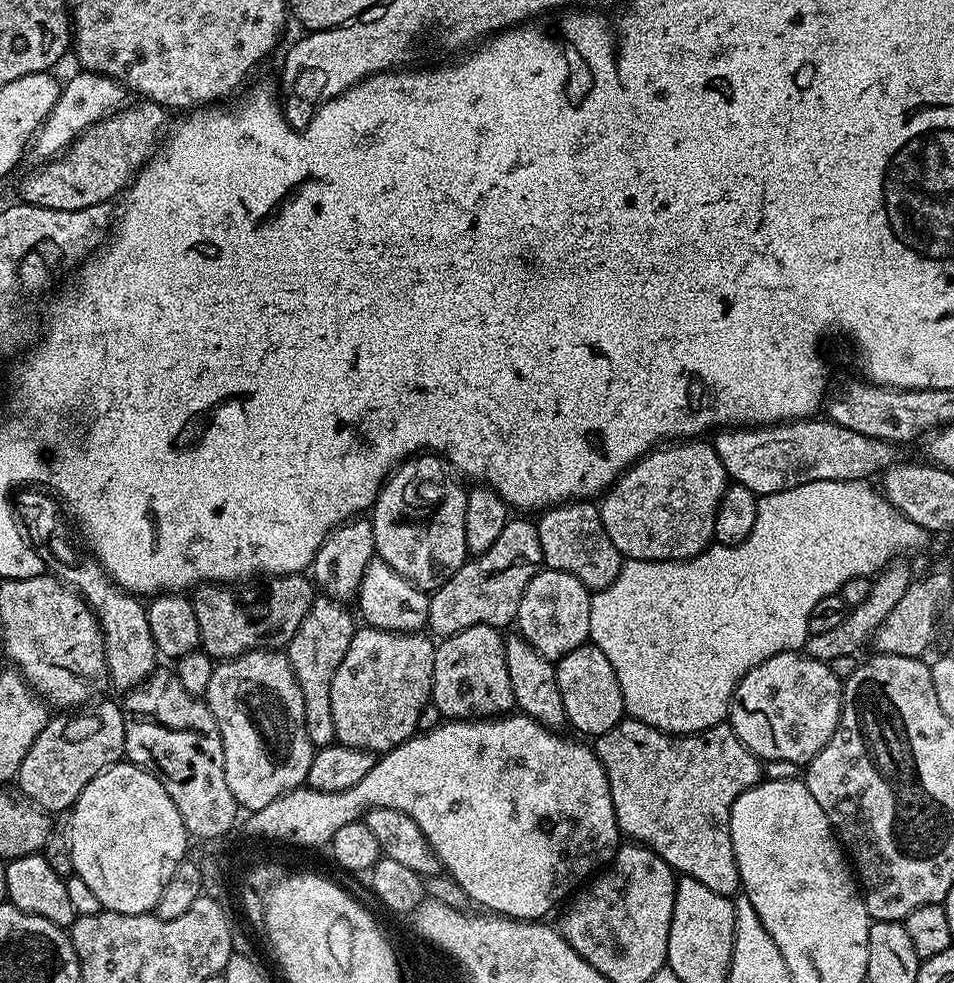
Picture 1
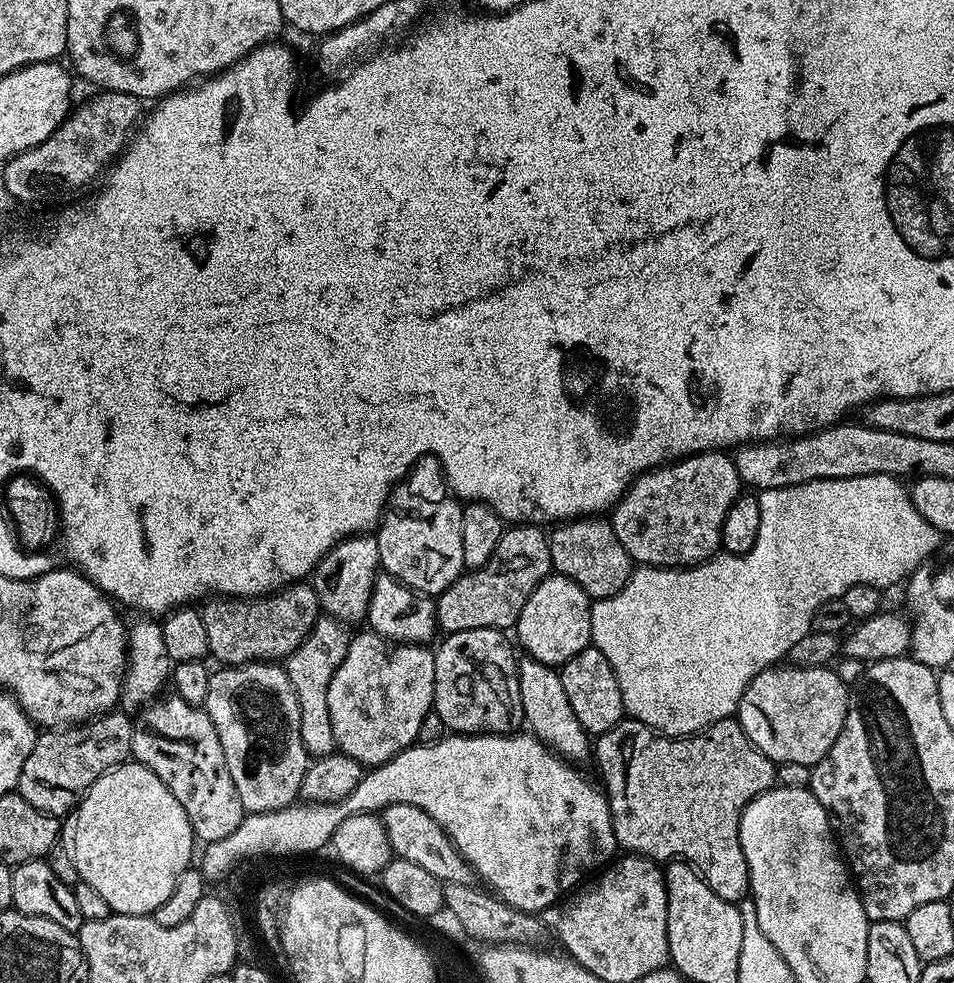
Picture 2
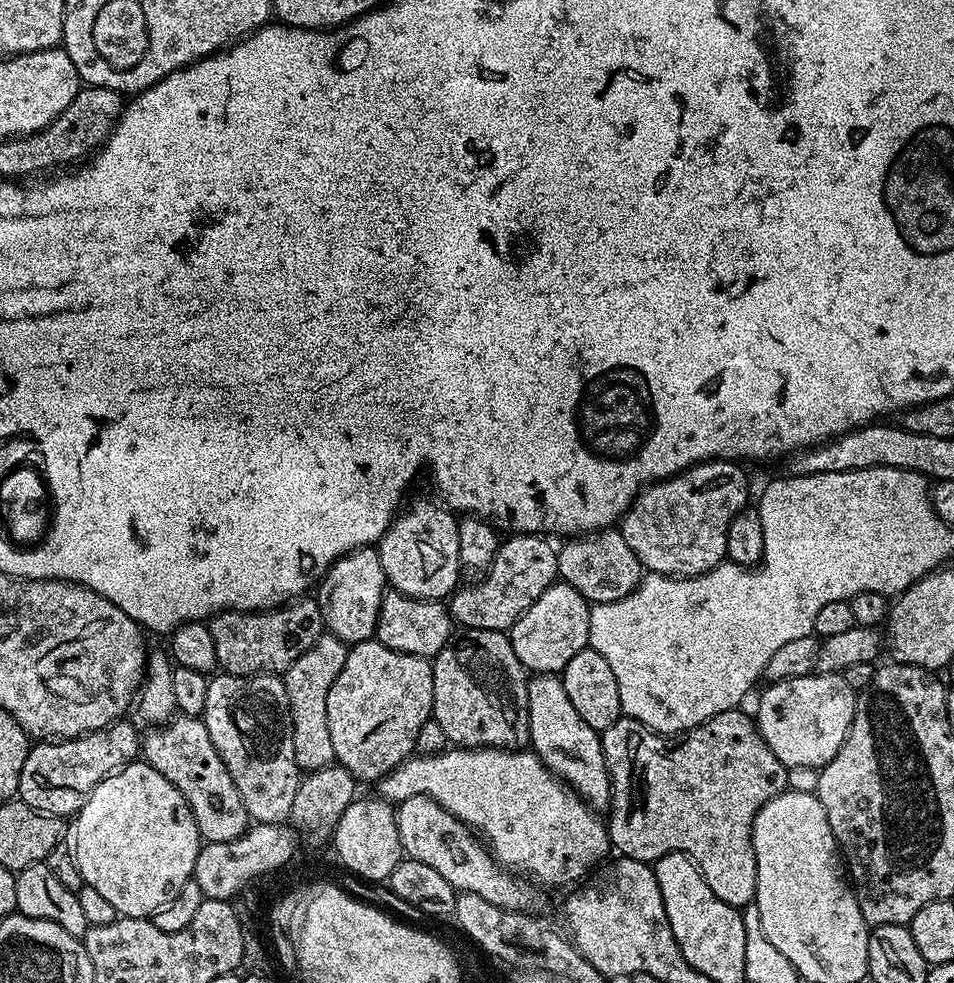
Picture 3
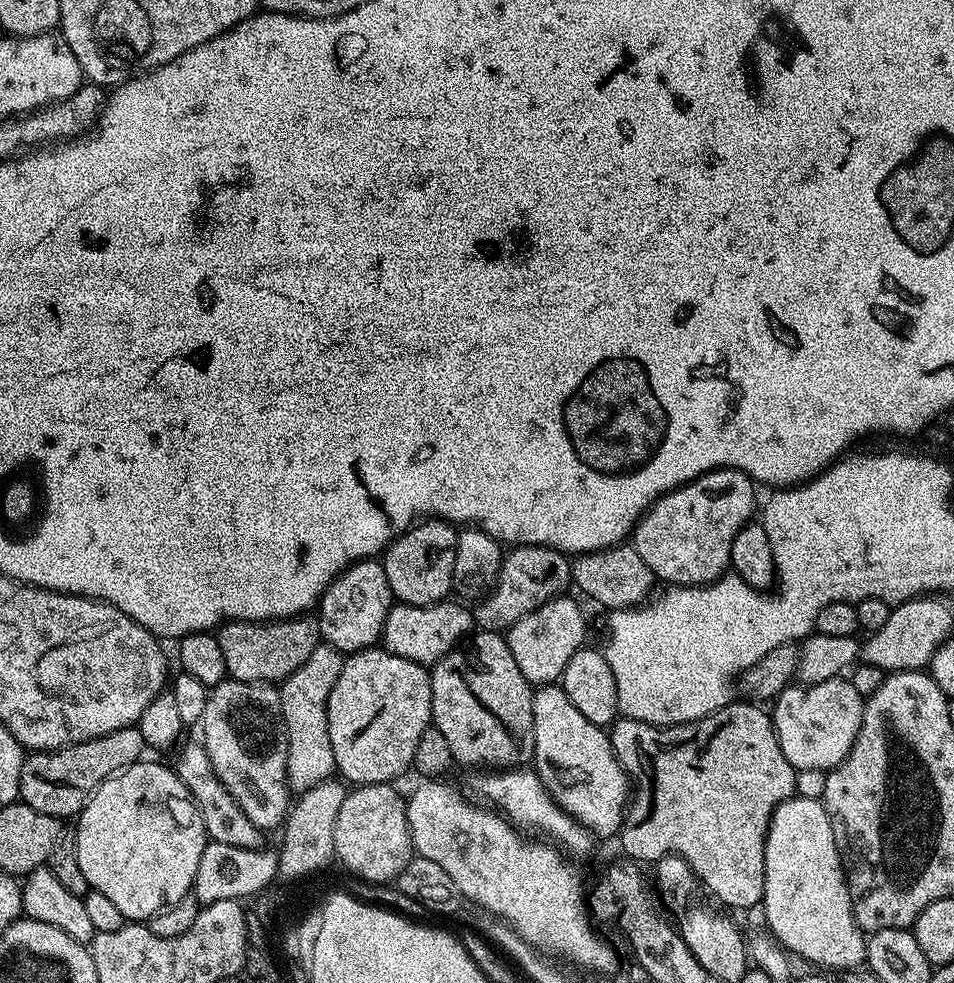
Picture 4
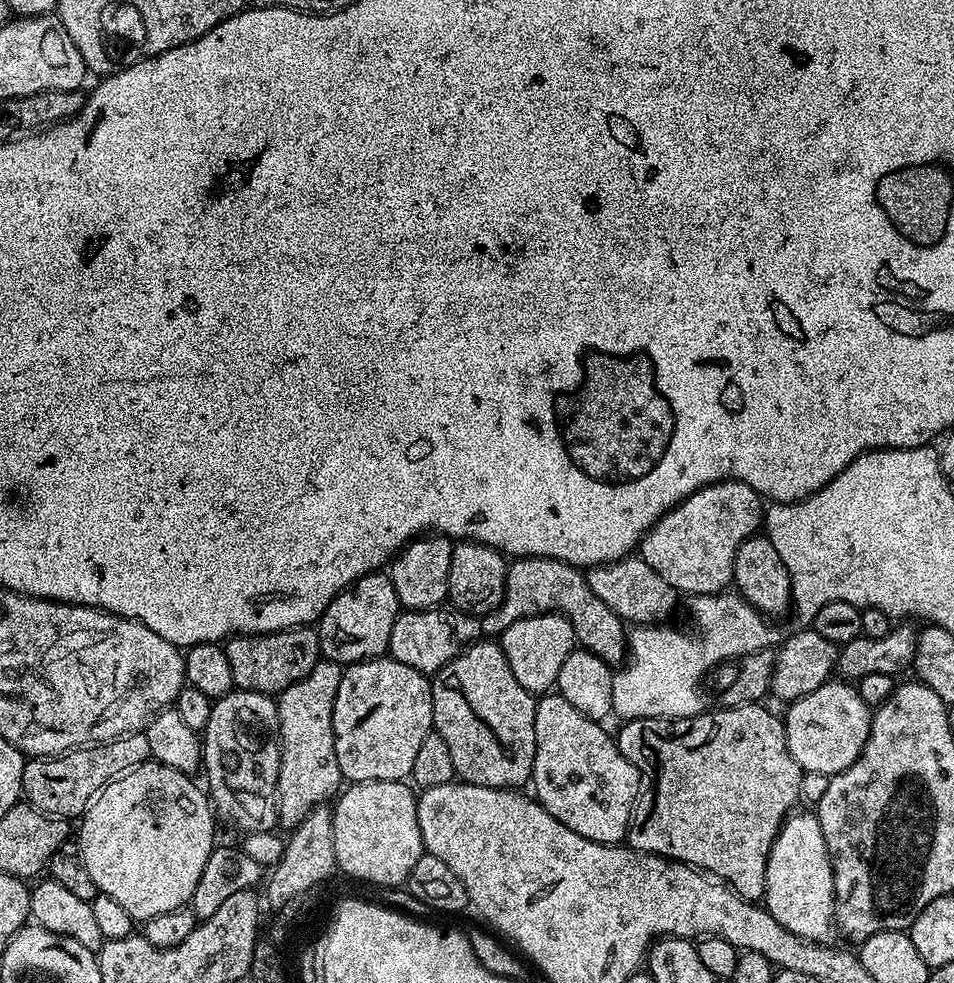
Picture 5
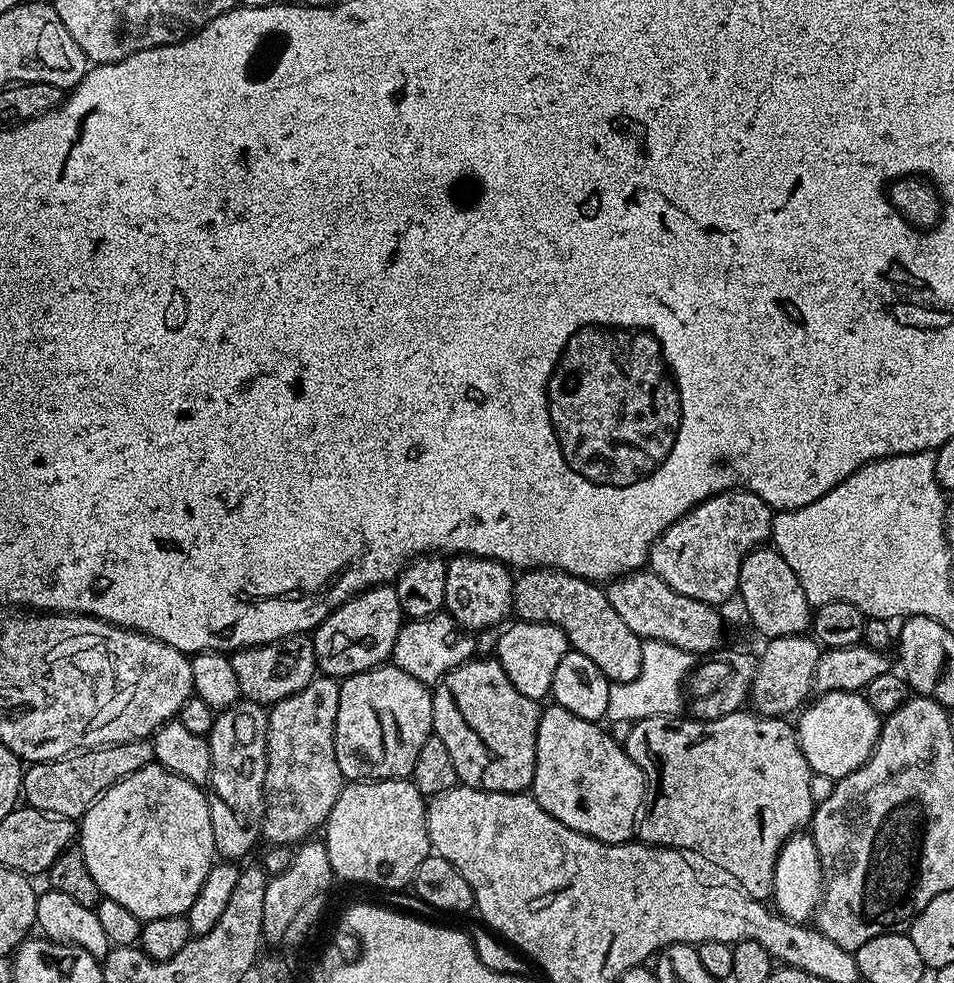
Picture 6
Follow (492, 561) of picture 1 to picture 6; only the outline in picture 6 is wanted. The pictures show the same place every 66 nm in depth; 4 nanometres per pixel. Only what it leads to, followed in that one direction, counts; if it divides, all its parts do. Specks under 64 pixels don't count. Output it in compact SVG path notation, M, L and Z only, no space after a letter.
M529 568L515 577L512 585L512 611L522 620L558 626L562 634L566 634L571 651L586 654L586 658L590 658L590 662L594 662L594 666L606 674L609 682L621 684L640 676L644 645L634 630L630 630L630 626L618 618L614 606L610 606L607 591L599 583L554 568Z

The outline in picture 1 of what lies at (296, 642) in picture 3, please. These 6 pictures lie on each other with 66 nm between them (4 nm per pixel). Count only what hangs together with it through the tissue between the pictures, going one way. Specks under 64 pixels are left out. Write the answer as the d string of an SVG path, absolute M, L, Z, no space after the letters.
M304 574L270 576L239 586L201 584L190 596L198 618L200 648L216 662L231 660L246 652L257 652L260 648L283 649L294 638L298 626L302 626L302 618L306 618L317 595L313 581Z

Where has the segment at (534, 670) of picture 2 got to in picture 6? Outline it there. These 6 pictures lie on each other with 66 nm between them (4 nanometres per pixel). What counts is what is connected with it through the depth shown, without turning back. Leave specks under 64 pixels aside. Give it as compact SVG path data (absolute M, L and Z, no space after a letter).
M555 703L545 707L538 722L536 765L530 795L546 814L558 818L562 826L570 826L570 830L578 830L578 834L586 834L598 842L627 844L638 832L638 821L646 803L646 777L625 752L623 743L600 727L597 721L578 718L578 714L570 714L570 710Z

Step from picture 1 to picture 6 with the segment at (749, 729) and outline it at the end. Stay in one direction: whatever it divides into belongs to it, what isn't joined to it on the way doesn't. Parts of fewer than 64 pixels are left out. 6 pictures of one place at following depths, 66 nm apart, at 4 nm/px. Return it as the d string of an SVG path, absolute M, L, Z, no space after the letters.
M825 692L817 695L799 716L800 721L795 721L794 727L806 762L813 773L826 774L826 778L834 781L841 780L865 764L880 737L882 718L860 692Z

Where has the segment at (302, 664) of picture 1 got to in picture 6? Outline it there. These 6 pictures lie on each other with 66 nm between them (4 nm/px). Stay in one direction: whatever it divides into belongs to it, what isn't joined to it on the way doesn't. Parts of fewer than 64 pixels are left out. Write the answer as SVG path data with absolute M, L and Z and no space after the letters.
M317 675L316 679L306 686L306 690L298 690L290 698L271 705L268 712L268 765L266 766L266 782L264 783L264 830L263 839L272 846L296 846L309 839L313 834L319 833L328 823L330 810L334 810L334 802L338 802L338 794L345 786L342 770L338 770L338 754L334 750L334 730L338 718L338 694L340 693L340 680L335 676Z

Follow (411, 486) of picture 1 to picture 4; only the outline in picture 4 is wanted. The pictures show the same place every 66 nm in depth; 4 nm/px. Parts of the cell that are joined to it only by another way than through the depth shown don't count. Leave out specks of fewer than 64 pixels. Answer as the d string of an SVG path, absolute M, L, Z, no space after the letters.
M435 518L417 522L407 532L400 533L388 545L382 556L386 570L386 582L393 597L402 604L438 604L452 592L452 575L454 574L454 550L456 549L457 529L453 525Z

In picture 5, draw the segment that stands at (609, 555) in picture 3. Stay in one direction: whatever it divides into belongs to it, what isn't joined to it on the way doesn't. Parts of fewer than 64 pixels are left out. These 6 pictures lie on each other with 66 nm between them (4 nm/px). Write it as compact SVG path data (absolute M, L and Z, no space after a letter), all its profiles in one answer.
M633 554L622 560L615 560L609 564L602 563L596 568L589 568L586 572L590 590L614 610L621 620L632 626L643 626L667 621L667 616L676 608L678 593L675 588L662 578L662 574L654 574L650 566L640 559L639 555Z

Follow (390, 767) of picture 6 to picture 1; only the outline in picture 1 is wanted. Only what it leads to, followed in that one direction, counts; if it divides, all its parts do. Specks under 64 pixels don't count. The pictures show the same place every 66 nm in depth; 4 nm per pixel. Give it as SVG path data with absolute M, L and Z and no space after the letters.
M357 627L346 649L346 658L342 658L338 670L334 670L334 682L330 682L330 714L334 714L336 740L346 746L383 754L417 735L418 714L422 714L432 698L435 653L433 637L423 631L387 632L381 628Z

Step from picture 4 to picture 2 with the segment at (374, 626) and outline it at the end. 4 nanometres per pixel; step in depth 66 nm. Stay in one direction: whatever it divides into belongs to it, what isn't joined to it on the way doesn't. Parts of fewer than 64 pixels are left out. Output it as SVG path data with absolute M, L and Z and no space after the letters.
M361 534L341 538L330 551L316 563L310 583L318 594L321 609L333 620L353 626L365 619L370 606L370 594L380 568L380 555L375 535Z

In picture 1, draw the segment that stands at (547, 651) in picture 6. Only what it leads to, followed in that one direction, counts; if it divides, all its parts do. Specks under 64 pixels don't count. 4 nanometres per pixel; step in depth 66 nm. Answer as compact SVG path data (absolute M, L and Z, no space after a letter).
M545 567L526 586L522 602L518 602L514 624L520 627L517 628L519 635L530 642L538 654L555 662L570 654L570 650L578 650L578 646L589 643L591 601L592 592L582 582L578 582L574 574Z

